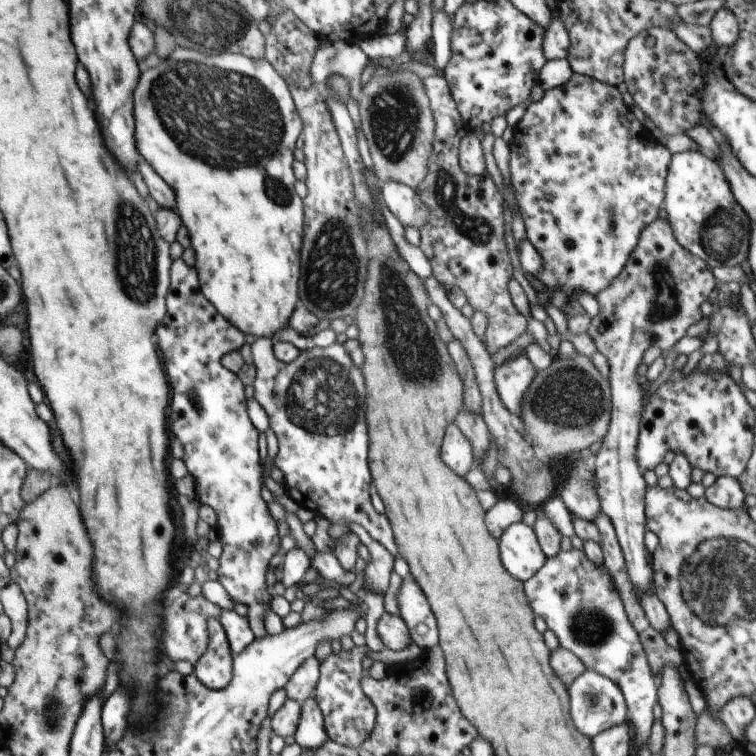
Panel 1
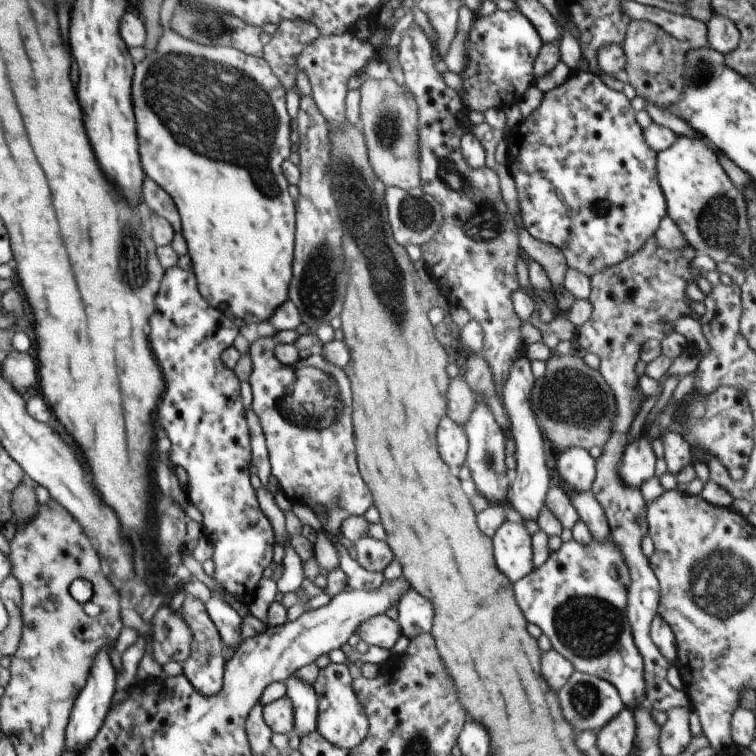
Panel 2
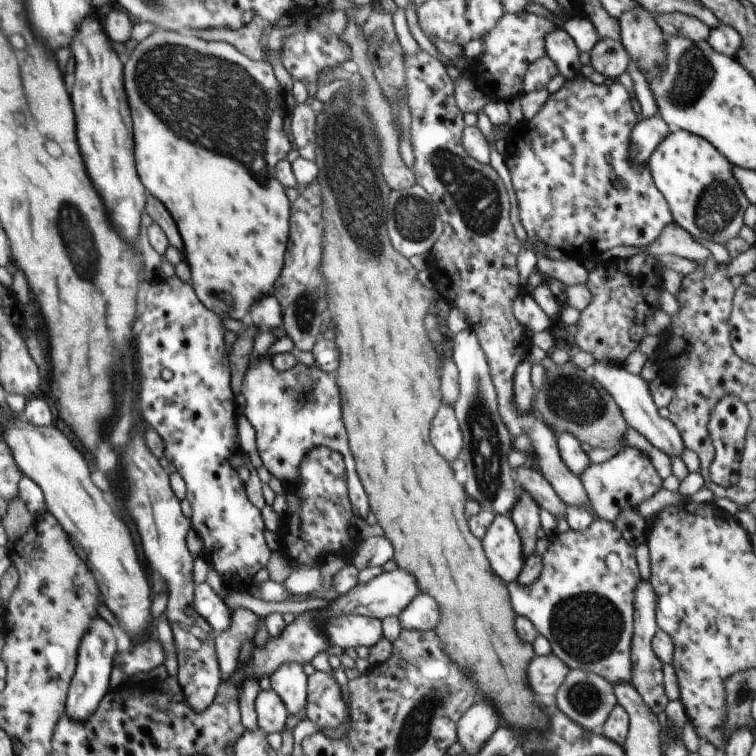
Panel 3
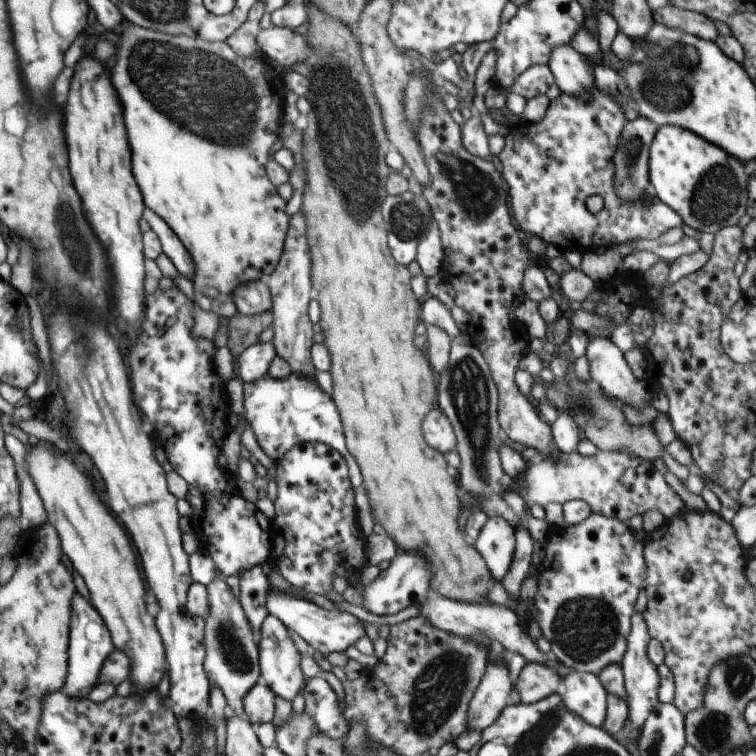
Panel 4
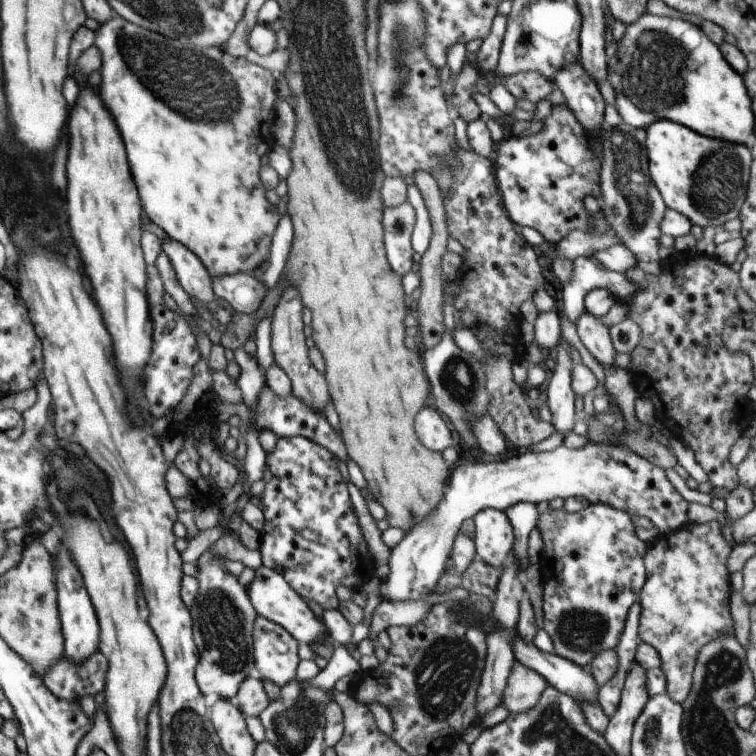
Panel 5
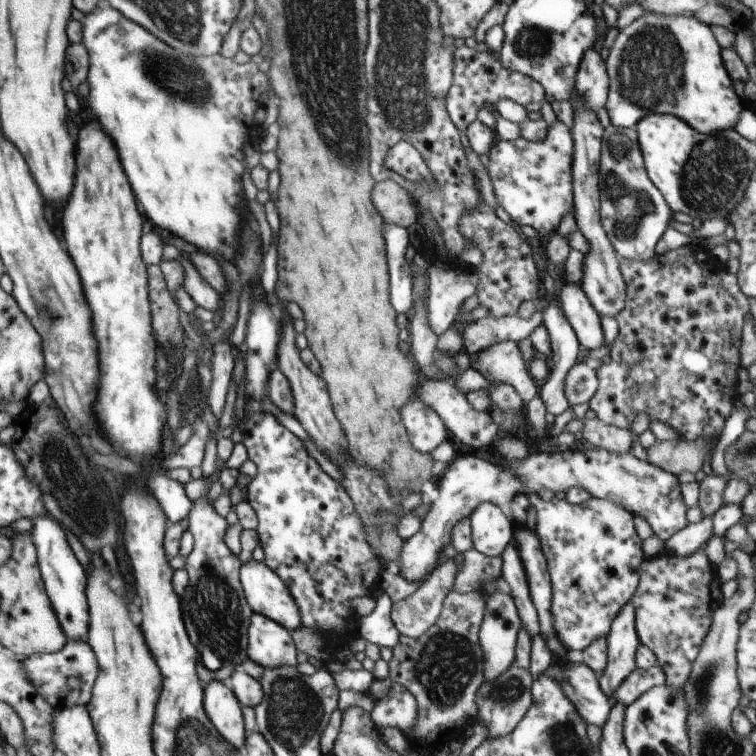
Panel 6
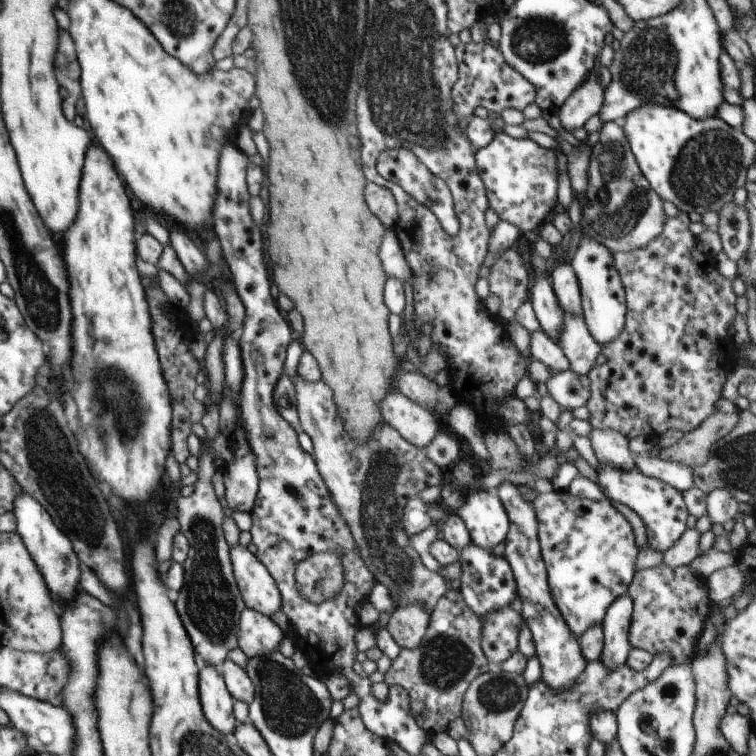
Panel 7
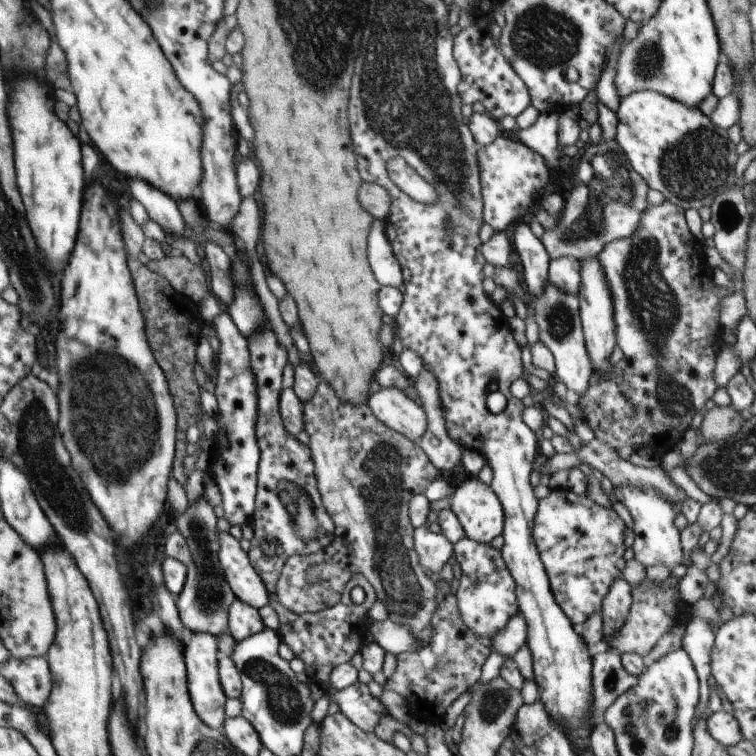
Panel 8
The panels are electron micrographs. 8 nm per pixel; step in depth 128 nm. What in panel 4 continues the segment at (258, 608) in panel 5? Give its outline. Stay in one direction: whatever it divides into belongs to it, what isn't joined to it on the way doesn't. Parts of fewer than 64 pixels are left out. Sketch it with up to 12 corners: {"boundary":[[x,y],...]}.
{"boundary":[[270,585],[266,608],[313,652],[345,652],[364,621]]}

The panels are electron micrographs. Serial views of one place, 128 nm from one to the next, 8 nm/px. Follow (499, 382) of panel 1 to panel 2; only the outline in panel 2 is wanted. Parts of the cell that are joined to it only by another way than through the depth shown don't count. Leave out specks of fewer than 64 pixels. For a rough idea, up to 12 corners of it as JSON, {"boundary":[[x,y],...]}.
{"boundary":[[530,359],[513,362],[501,391],[516,444],[507,494],[522,522],[536,520],[550,488],[532,406]]}

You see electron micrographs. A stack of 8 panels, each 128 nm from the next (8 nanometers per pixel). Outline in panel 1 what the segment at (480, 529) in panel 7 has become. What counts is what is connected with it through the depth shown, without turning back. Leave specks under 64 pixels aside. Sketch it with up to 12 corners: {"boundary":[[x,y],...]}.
{"boundary":[[534,529],[502,533],[500,560],[514,578],[530,580],[546,559]]}

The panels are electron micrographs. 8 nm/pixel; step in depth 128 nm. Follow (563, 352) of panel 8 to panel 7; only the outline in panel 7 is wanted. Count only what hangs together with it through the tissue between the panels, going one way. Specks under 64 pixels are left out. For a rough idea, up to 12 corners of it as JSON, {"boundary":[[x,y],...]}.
{"boundary":[[564,312],[558,347],[569,370],[587,376],[602,346],[583,316]]}

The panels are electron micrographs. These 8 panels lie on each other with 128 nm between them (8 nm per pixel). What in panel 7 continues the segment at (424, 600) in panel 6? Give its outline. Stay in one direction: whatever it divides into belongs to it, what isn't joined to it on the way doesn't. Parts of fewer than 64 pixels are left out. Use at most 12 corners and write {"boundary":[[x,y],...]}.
{"boundary":[[398,606],[386,628],[401,650],[423,643],[430,615]]}

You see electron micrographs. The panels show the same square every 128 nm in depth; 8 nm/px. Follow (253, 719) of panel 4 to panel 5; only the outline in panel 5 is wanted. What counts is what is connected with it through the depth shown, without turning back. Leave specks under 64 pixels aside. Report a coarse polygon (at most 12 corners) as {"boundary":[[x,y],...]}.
{"boundary":[[256,674],[244,679],[234,705],[259,716],[271,702]]}

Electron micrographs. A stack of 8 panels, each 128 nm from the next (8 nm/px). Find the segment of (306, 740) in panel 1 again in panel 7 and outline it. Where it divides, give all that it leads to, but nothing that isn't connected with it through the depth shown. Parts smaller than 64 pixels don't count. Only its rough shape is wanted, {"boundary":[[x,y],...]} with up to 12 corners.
{"boundary":[[245,607],[237,646],[248,657],[278,651],[286,636],[269,616]]}

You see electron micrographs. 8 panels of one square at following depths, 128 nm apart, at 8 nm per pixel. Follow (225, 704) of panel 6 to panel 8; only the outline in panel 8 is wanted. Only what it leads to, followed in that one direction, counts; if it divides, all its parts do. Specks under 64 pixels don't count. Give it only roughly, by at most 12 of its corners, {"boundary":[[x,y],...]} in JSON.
{"boundary":[[186,632],[186,668],[194,710],[223,731],[224,694],[217,638]]}

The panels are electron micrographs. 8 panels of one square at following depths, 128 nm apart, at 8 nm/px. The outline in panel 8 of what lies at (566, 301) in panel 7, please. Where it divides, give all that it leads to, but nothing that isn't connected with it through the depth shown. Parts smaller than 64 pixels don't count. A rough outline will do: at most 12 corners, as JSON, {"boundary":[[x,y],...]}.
{"boundary":[[550,259],[548,278],[556,290],[577,296],[580,261]]}

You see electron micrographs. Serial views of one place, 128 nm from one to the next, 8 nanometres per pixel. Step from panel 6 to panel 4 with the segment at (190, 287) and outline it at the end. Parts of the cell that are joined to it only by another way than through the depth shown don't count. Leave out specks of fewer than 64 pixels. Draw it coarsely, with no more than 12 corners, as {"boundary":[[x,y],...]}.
{"boundary":[[146,208],[146,220],[179,274],[194,274],[190,256],[162,216]]}

